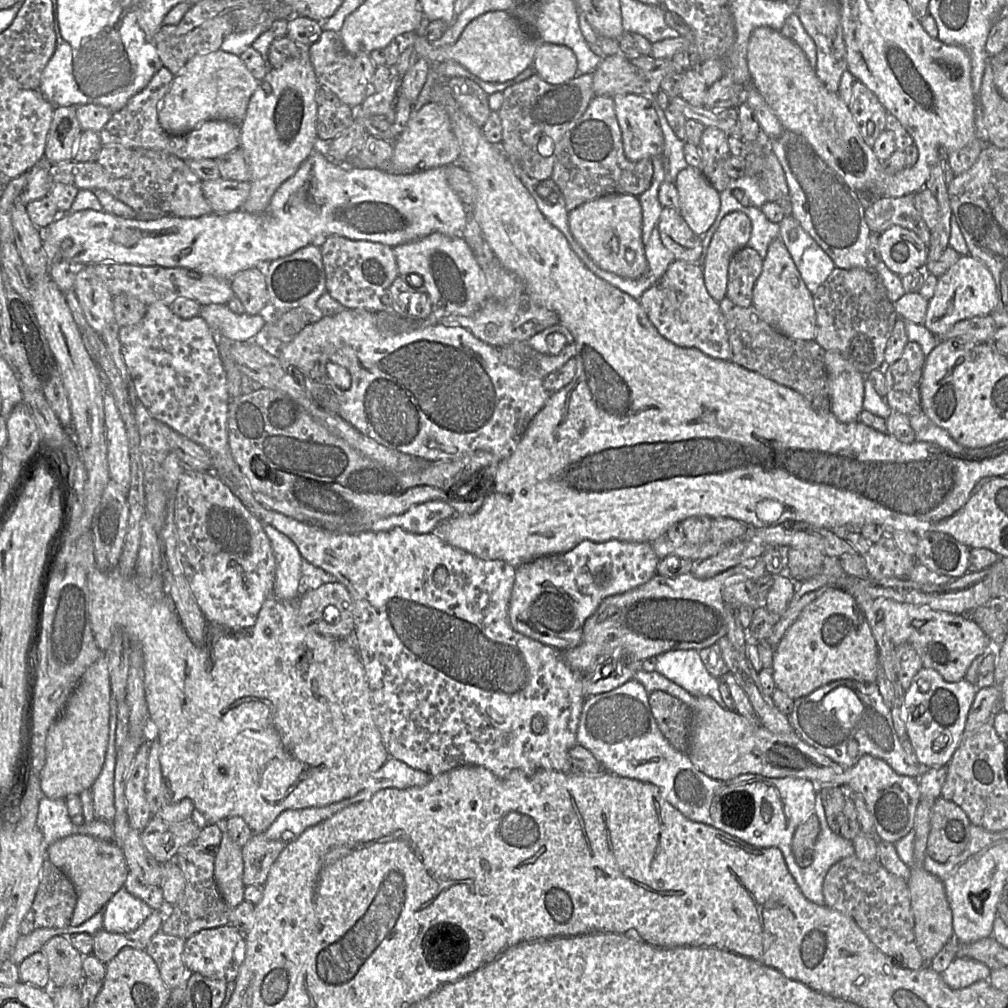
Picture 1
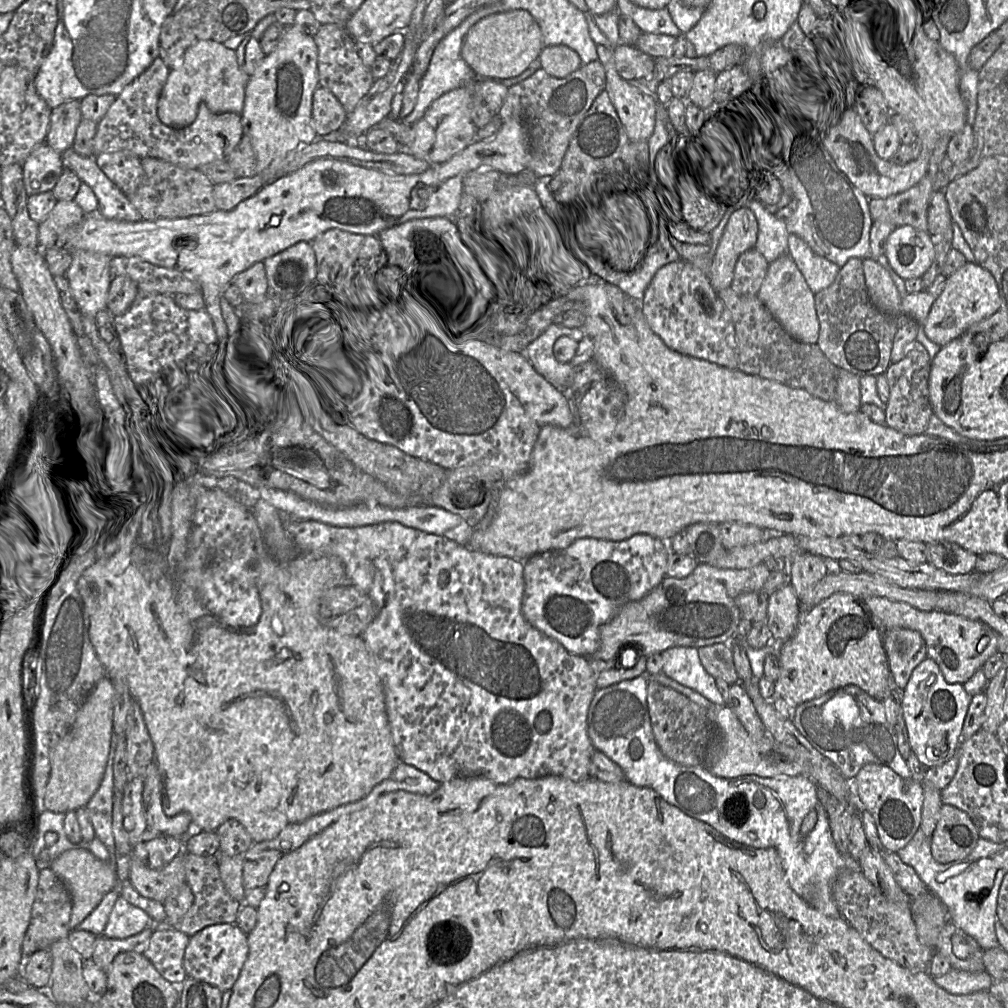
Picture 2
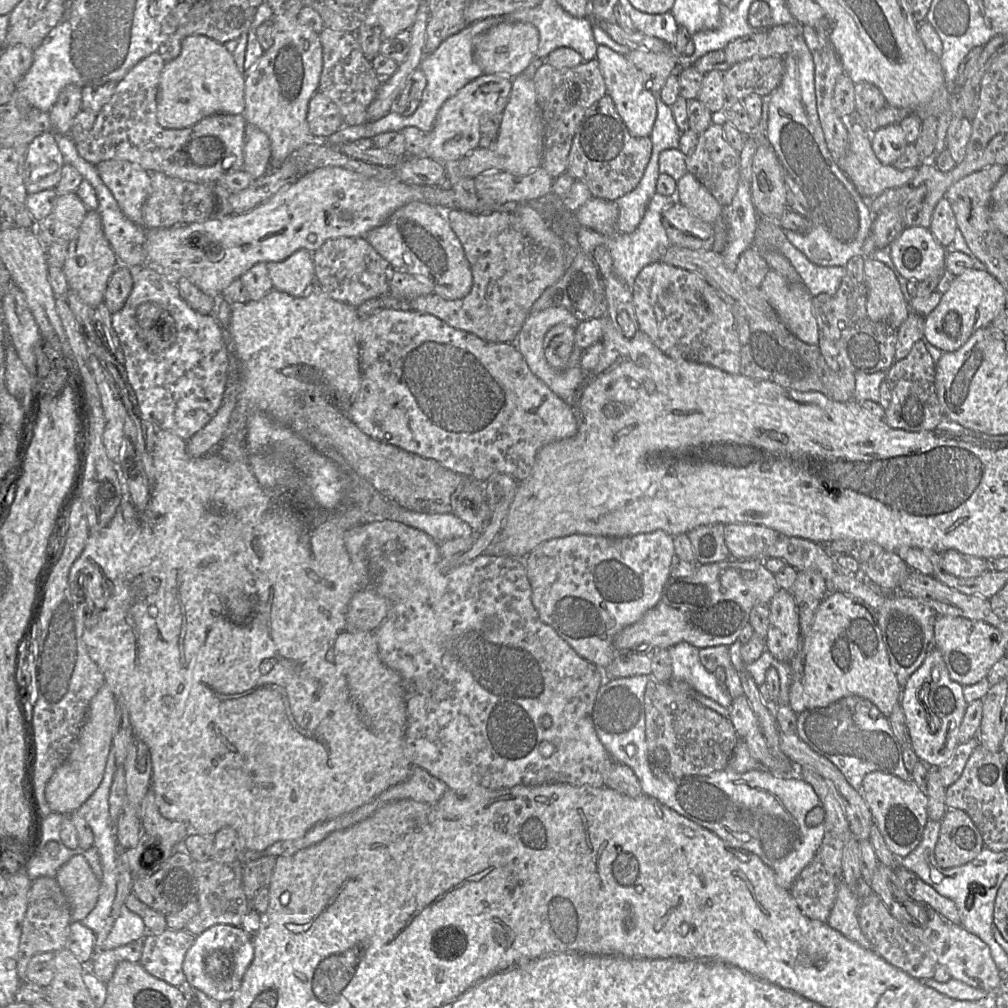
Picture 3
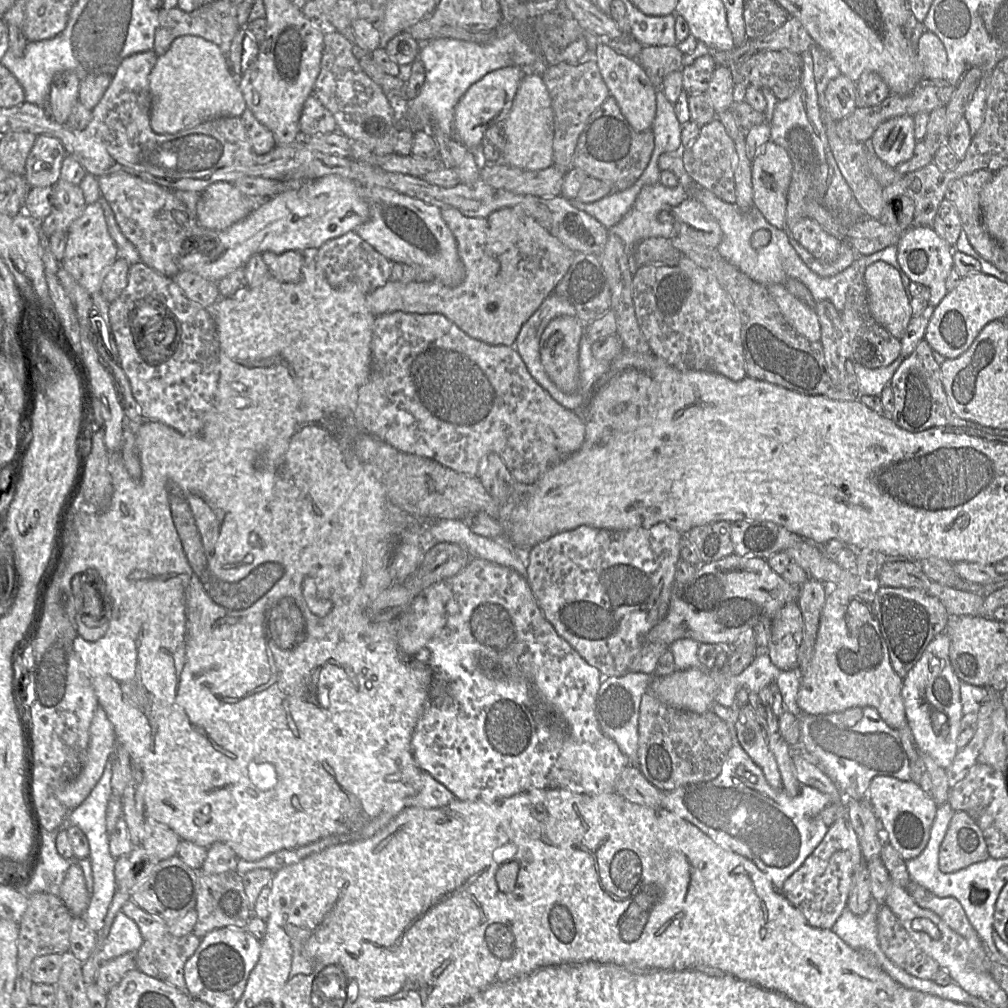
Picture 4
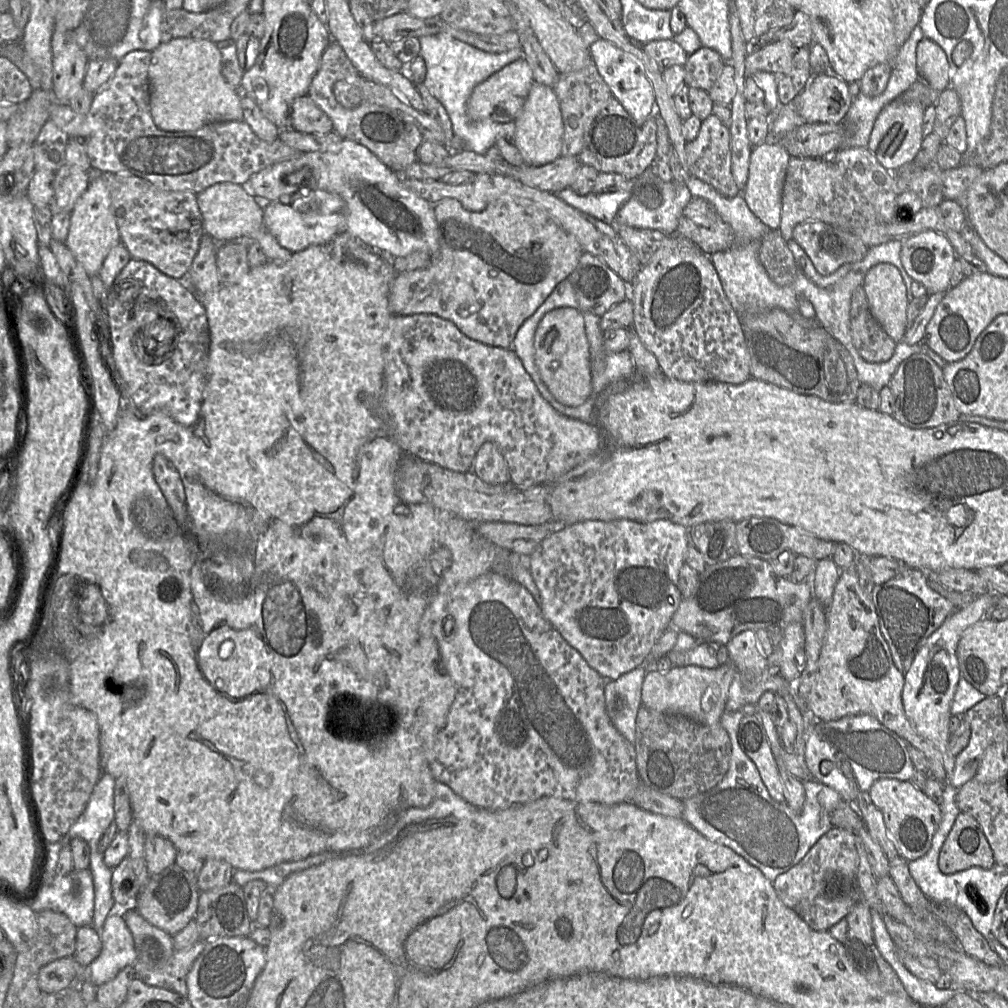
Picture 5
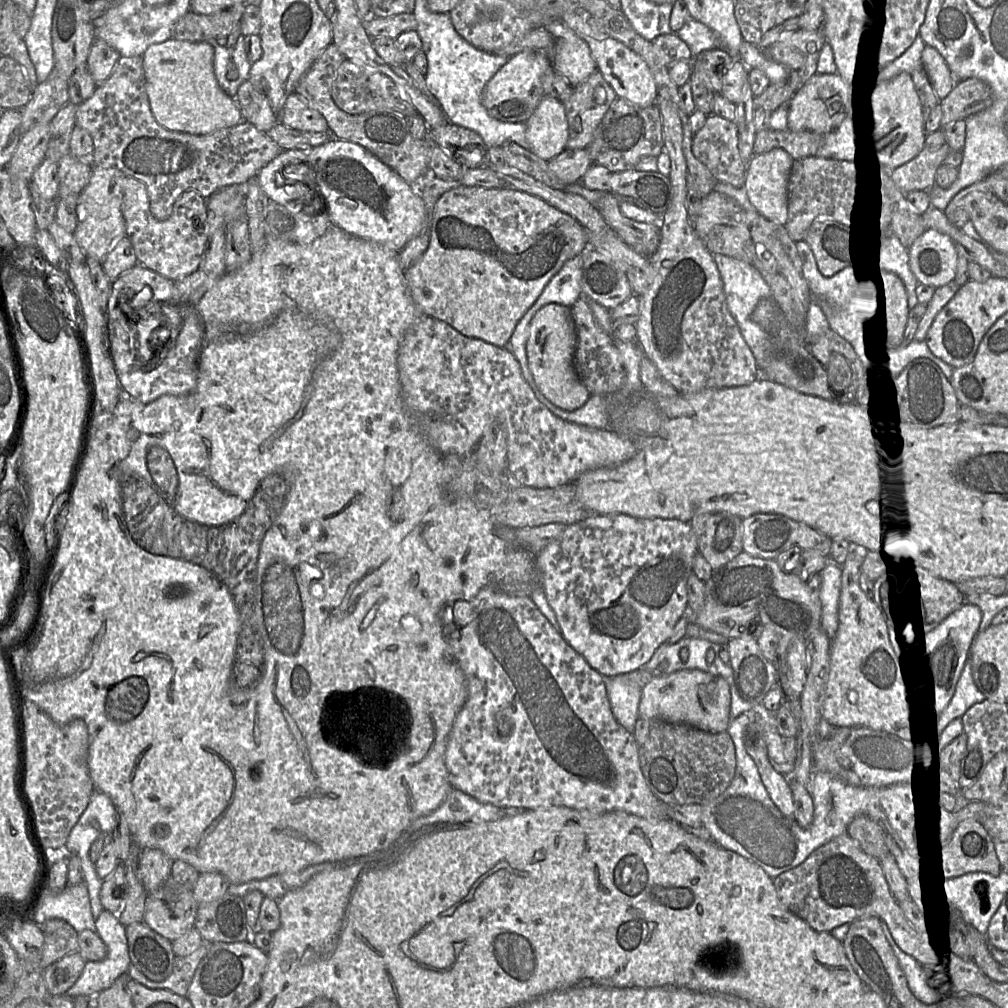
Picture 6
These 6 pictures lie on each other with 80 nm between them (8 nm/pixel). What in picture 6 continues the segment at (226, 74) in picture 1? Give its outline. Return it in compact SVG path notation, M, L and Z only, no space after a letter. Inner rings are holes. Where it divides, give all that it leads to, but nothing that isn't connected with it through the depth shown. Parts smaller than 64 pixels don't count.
M171 38L151 45L142 57L150 110L156 122L166 130L207 135L220 129L233 127L243 120L235 98L226 94L217 83L213 68L214 47L209 42Z

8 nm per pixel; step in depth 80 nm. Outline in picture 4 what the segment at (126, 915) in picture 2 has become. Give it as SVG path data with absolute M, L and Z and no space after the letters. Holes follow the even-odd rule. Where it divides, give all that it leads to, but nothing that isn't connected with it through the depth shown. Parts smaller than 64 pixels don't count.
M119 911L101 947L100 964L128 952L137 952L142 942L136 923Z

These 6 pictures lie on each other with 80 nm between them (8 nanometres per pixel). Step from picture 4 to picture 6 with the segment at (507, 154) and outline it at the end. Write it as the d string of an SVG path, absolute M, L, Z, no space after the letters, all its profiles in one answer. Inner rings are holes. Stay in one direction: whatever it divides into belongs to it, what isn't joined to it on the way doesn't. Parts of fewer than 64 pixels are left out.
M544 95L525 124L527 148L541 160L548 162L566 149L568 123L564 105L557 98Z

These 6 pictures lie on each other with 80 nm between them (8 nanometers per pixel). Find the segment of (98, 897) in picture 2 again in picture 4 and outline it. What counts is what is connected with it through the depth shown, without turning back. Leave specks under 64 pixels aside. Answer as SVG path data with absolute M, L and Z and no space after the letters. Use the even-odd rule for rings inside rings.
M77 864L68 868L60 886L59 898L73 917L81 917L87 909L91 896L87 892L83 872Z

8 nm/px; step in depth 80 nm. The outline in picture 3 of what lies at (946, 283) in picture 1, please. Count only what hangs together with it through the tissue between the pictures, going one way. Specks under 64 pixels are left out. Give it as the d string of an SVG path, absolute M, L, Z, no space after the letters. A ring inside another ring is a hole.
M972 268L955 276L940 302L925 317L924 337L942 352L952 352L963 346L971 335L991 324L1007 307L1005 291L1000 282L988 271Z

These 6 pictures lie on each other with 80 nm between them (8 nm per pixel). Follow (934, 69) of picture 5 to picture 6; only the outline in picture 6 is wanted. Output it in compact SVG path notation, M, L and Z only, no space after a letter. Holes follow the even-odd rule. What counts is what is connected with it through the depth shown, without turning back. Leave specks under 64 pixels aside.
M925 45L921 54L921 62L922 62L922 67L925 73L927 74L928 79L933 87L933 90L935 91L939 100L942 100L949 94L949 92L954 87L956 81L958 80L956 80L956 78L953 76L943 56L938 52L937 49L935 49L932 46Z

